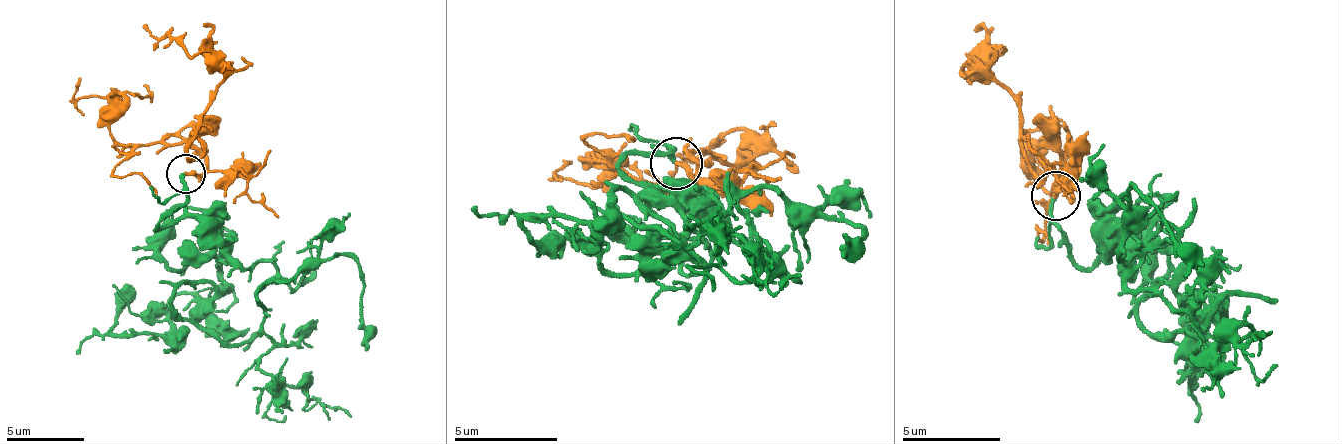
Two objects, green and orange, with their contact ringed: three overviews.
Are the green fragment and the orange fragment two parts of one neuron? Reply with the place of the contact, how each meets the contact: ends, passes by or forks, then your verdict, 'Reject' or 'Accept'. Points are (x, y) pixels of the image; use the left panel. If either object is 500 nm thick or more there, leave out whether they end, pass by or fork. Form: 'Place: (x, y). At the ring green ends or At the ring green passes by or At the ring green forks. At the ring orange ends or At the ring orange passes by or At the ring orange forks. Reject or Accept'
Place: (185, 173). At the ring green ends. At the ring orange ends. Accept

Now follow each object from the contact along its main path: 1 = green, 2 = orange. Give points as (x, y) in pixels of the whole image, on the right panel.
1: (1055, 196), (1081, 267), (1159, 224), (1127, 285), (1199, 359), (1255, 341)
2: (1054, 194), (1080, 152), (1038, 146), (1026, 152), (1019, 106), (995, 81), (964, 67), (967, 77), (995, 54)

